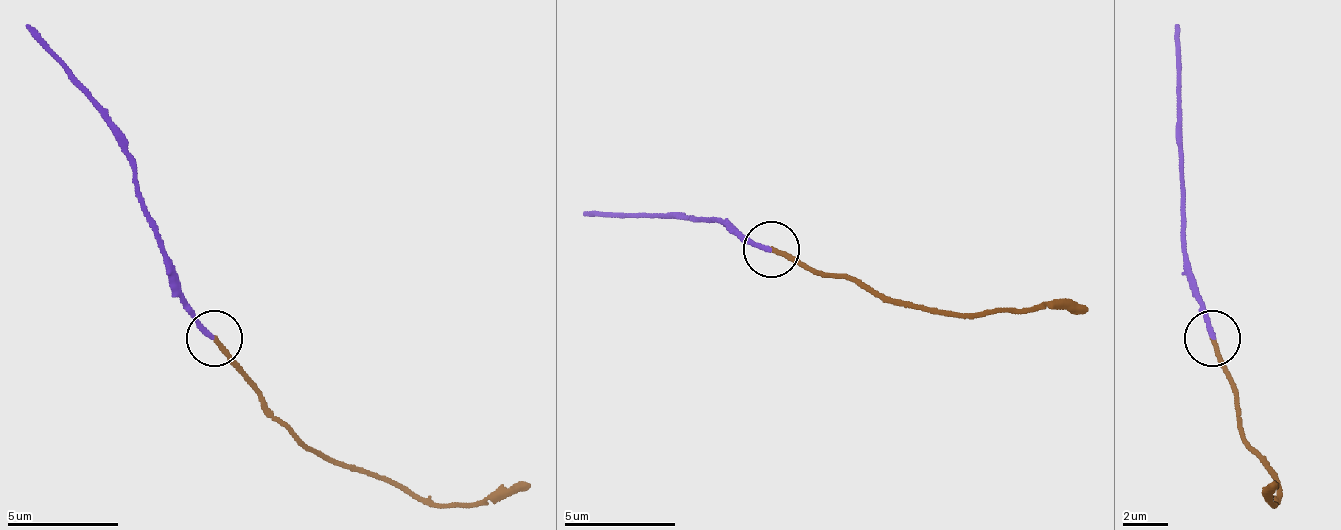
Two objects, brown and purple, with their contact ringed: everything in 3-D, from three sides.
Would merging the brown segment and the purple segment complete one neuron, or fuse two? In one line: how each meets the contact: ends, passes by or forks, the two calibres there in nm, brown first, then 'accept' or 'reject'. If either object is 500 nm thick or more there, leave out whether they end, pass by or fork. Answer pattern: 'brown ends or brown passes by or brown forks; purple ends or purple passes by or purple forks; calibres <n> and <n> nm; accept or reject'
brown ends; purple ends; calibres 220 and 200 nm; accept

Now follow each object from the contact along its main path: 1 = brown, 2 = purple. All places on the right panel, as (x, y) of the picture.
1: (1211, 340), (1239, 413), (1239, 435), (1267, 463), (1278, 485), (1272, 502), (1267, 485)
2: (1211, 340), (1183, 250), (1183, 138), (1177, 26)

